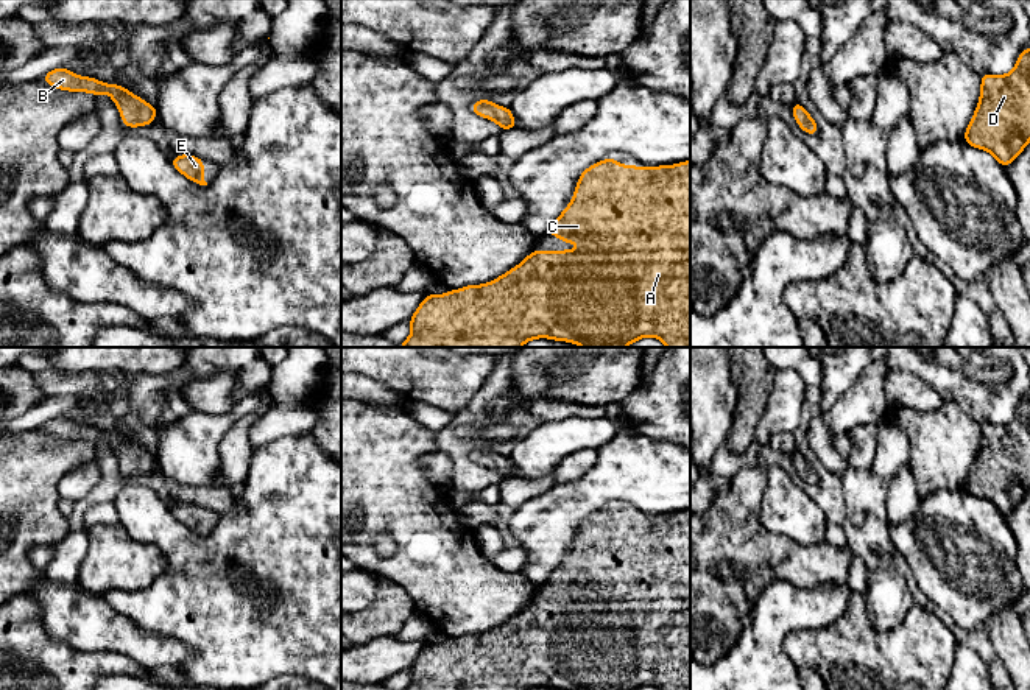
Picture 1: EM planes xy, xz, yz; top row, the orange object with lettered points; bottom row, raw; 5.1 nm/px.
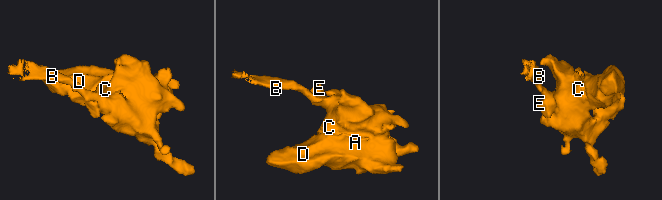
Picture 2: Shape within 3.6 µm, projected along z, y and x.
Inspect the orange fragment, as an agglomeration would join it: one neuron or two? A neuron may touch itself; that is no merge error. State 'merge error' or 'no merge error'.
no merge error

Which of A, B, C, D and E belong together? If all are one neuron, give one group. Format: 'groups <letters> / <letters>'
groups A B C D E

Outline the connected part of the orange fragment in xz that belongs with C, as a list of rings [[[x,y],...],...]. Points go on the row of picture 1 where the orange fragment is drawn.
[[[614,157],[592,164],[578,178],[575,193],[563,213],[549,226],[549,235],[578,243],[581,251],[531,251],[524,262],[483,285],[466,285],[446,294],[427,294],[408,319],[411,335],[400,347],[520,347],[530,340],[550,338],[583,347],[626,347],[644,336],[661,340],[667,347],[690,347],[690,160],[661,167],[622,165]]]

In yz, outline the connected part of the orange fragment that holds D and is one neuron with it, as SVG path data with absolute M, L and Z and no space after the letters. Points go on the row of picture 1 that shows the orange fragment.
M1025 47L1008 75L980 75L977 109L963 140L977 150L989 151L1007 168L1030 142L1030 47Z

